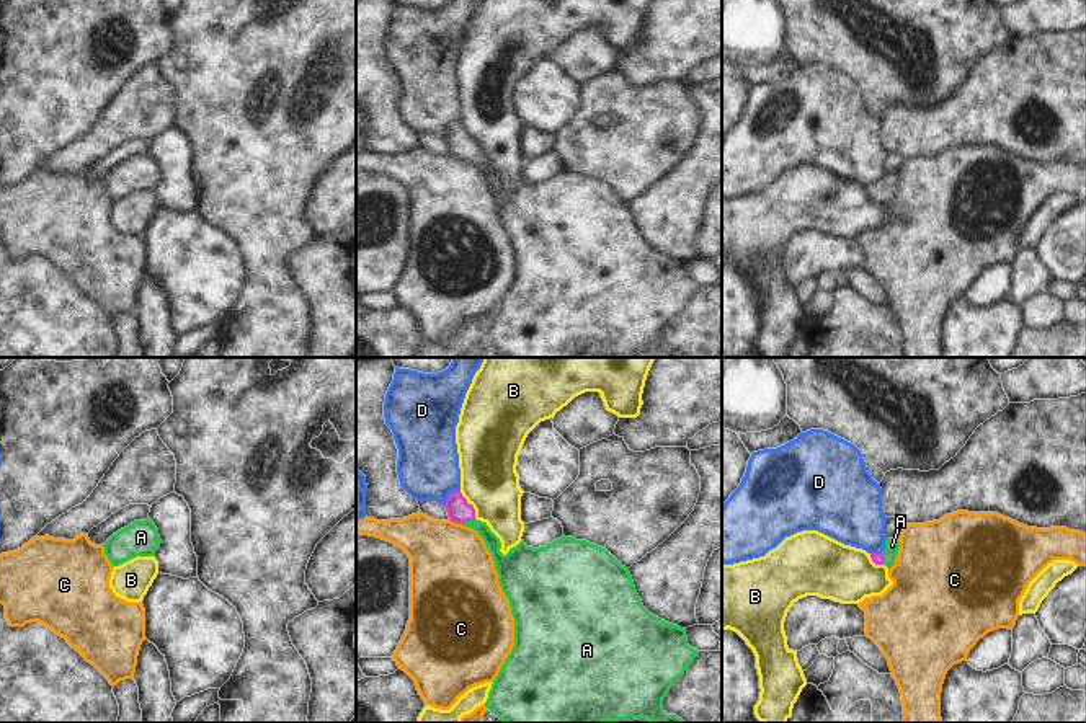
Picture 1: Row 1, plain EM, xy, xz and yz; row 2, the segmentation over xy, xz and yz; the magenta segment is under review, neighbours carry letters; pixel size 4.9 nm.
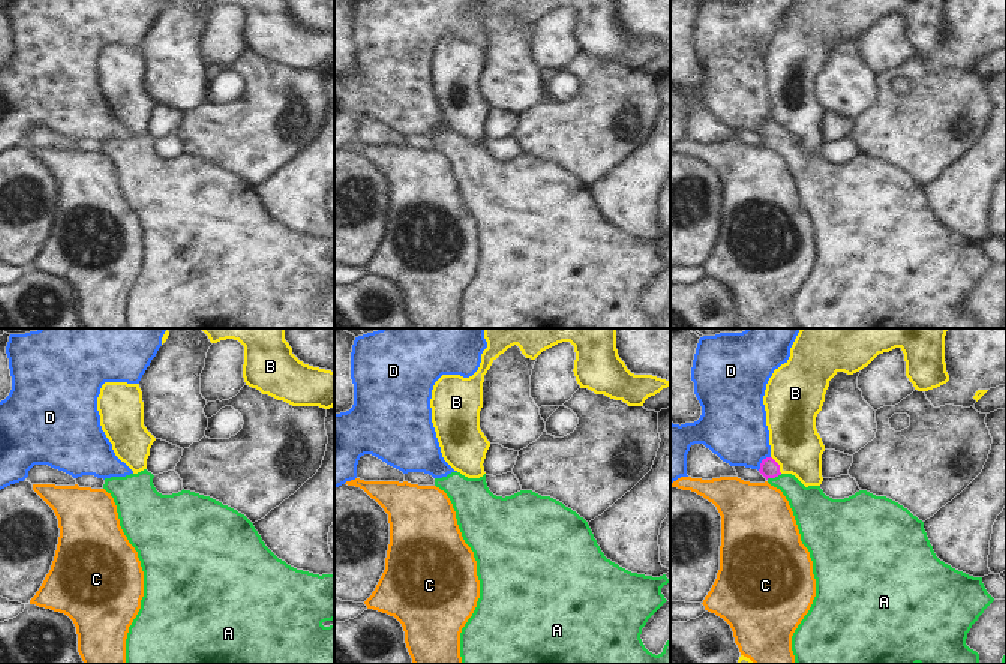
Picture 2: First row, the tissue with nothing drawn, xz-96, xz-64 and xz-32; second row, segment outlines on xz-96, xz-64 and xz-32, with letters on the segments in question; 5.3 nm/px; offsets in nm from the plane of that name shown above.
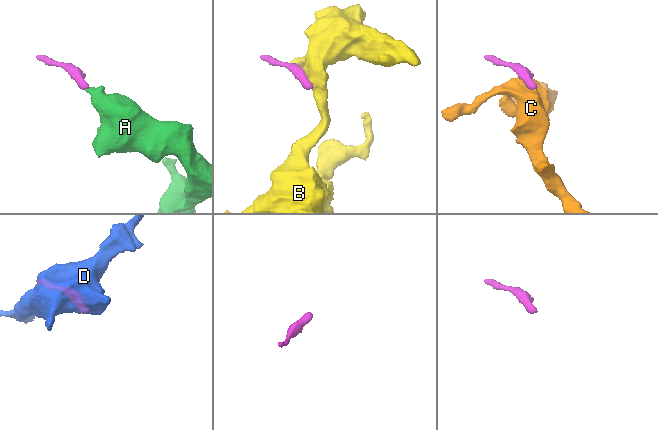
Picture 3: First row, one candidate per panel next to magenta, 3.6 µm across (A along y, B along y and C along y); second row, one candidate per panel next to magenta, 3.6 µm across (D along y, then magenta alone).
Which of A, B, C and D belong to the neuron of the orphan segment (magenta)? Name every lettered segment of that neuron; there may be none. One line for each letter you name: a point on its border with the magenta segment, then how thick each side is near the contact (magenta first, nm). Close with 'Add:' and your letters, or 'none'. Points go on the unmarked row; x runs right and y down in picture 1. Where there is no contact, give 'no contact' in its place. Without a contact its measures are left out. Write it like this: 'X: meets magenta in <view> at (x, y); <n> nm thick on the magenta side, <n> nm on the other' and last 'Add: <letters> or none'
A: meets magenta in xz at (467, 154); 120 nm thick on the magenta side, 70 nm on the other
Add: A

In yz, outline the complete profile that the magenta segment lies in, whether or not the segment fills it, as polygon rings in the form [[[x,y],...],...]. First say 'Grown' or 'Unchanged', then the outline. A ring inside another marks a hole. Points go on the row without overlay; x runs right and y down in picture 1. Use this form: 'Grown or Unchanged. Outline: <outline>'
Grown. Outline: [[[887,173],[882,188],[870,188],[875,199],[885,199],[888,204],[895,199],[898,189],[900,176],[898,173]]]

